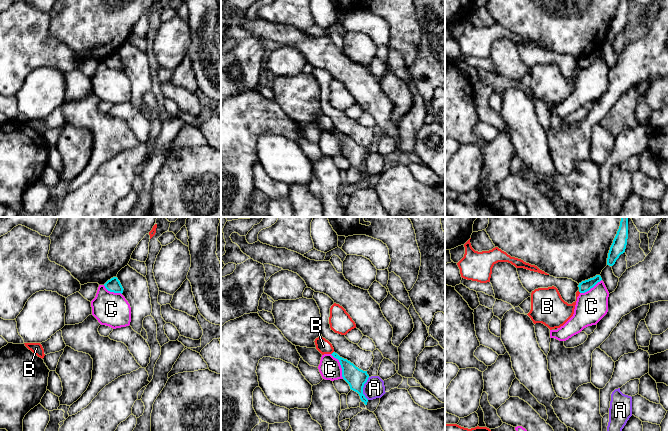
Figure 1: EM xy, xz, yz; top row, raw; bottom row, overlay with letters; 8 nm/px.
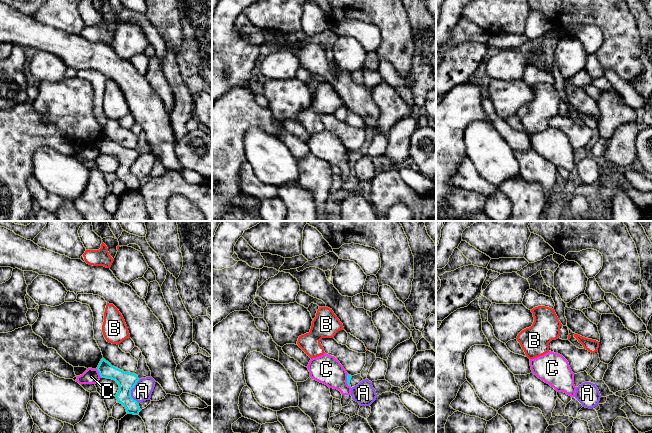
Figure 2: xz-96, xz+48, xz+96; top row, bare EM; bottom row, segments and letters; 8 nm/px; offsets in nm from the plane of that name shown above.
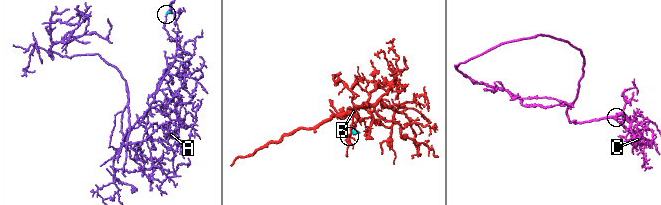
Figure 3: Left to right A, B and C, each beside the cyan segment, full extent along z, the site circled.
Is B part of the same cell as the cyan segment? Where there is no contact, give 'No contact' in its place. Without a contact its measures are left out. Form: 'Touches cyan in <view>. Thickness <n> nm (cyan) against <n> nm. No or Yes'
Touches cyan in xz. Thickness 150 nm (cyan) against 110 nm. No

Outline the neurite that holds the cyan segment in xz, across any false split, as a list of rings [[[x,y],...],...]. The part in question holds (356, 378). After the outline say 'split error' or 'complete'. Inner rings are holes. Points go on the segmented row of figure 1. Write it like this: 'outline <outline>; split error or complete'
outline [[[337,353],[331,354],[334,358],[338,359],[342,368],[342,377],[349,384],[350,389],[357,392],[361,401],[367,405],[368,399],[363,394],[364,384],[367,382],[369,375],[367,371],[363,371],[356,367],[353,363],[340,357]]]; complete

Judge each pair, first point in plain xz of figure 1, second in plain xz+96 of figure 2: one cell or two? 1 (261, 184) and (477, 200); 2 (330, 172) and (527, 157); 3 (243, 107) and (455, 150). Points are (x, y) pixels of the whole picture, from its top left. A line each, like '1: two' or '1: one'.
1: two
2: one
3: one

